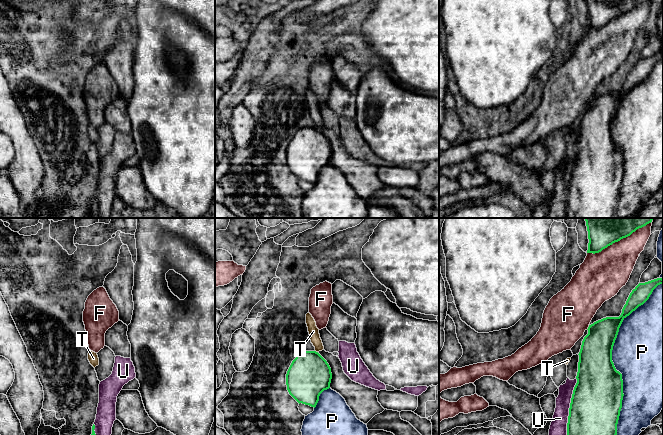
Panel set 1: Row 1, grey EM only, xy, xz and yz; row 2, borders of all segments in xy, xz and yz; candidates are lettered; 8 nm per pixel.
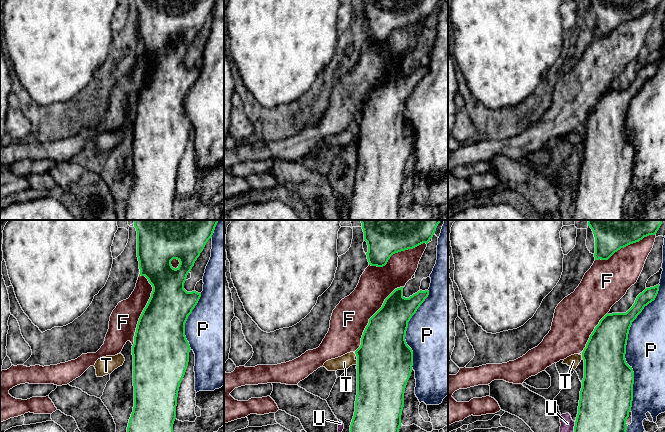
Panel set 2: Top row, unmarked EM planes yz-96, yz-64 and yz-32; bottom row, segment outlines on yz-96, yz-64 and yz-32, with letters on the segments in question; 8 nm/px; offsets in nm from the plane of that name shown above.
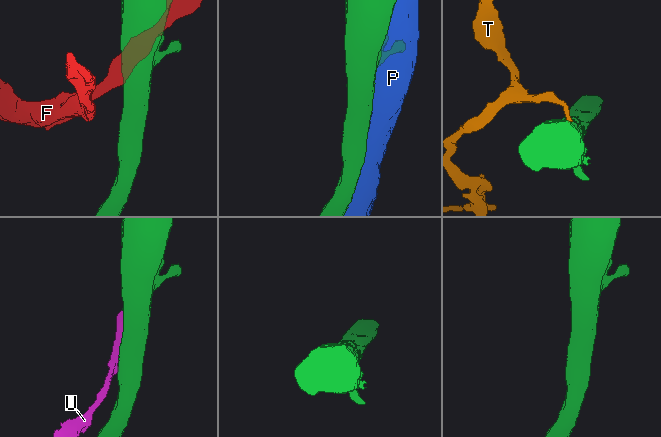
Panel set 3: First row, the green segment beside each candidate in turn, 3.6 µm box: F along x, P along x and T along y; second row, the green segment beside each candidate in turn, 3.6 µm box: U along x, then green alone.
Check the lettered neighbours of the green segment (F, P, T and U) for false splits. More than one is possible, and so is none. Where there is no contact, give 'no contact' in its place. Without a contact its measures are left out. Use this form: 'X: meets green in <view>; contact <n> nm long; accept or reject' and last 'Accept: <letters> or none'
F: meets green in yz; contact 550 nm long; reject
P: meets green in yz; contact 1300 nm long; accept
T: meets green in xz; contact 30 nm long; reject
U: meets green in yz; contact 500 nm long; reject
Accept: P

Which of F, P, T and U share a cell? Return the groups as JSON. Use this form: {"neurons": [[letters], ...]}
{"neurons": [["F"], ["P"], ["T"], ["U"]]}

